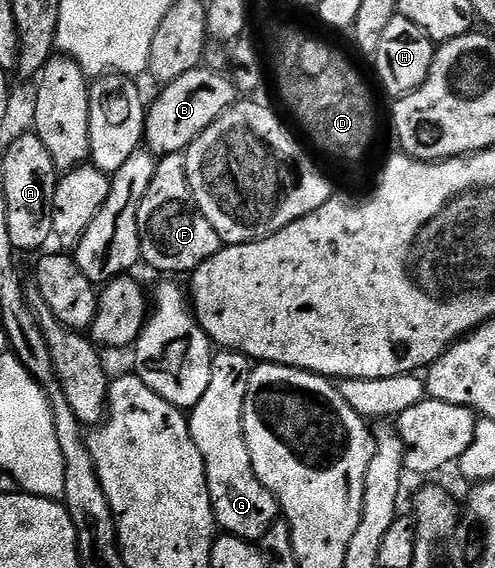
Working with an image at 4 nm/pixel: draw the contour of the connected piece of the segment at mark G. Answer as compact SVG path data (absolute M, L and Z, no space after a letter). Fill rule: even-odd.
M219 349L211 359L209 388L189 410L189 420L193 443L197 443L197 451L201 451L205 463L205 479L216 526L224 534L257 543L280 516L281 510L274 495L263 486L261 479L257 479L245 443L243 408L252 368L253 362L245 354L235 349Z

